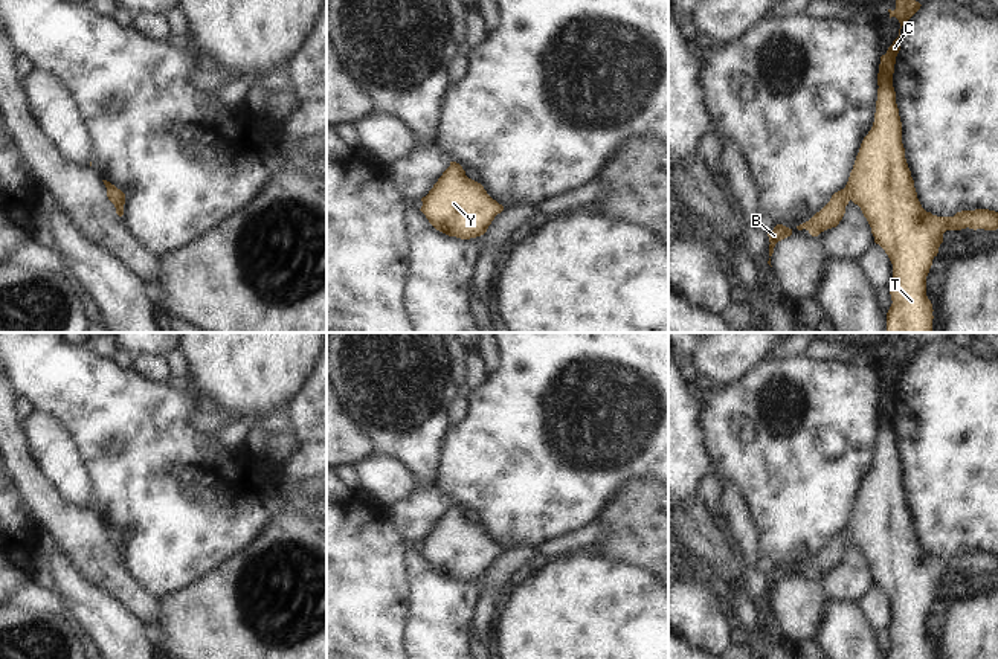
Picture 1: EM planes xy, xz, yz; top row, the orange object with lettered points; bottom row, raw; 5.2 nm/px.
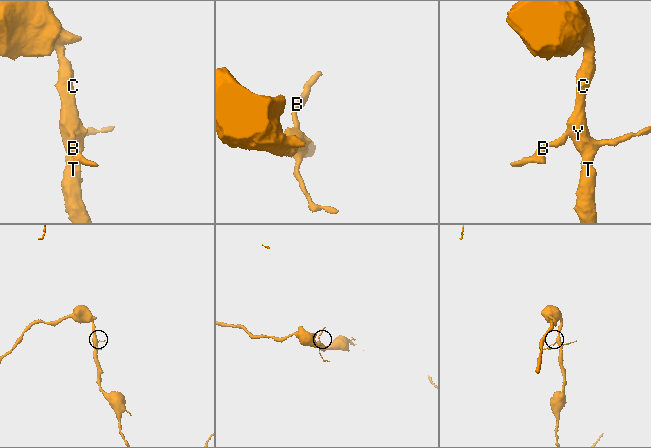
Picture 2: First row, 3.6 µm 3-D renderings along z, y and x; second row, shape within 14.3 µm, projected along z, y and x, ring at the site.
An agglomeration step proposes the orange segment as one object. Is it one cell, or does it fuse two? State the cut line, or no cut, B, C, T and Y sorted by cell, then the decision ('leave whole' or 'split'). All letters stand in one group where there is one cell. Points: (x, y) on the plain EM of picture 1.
cut none; groups B C T Y; leave whole

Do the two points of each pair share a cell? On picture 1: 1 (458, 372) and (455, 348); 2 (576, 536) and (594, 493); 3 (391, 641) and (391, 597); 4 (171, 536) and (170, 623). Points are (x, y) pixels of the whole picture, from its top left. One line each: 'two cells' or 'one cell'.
1: one cell
2: two cells
3: one cell
4: two cells

